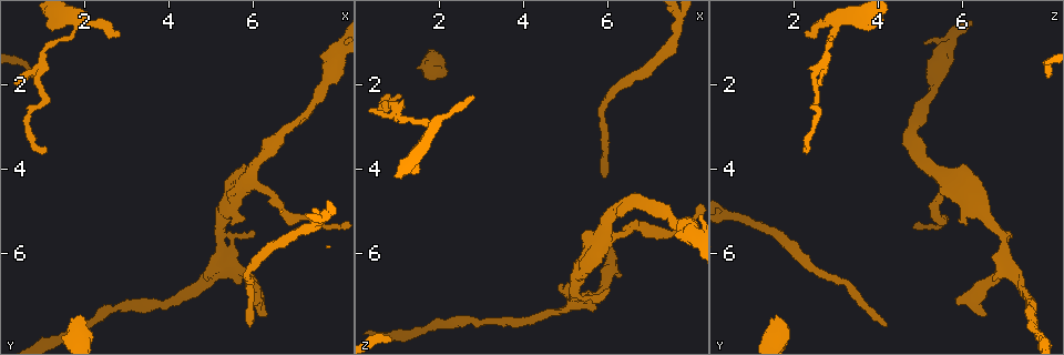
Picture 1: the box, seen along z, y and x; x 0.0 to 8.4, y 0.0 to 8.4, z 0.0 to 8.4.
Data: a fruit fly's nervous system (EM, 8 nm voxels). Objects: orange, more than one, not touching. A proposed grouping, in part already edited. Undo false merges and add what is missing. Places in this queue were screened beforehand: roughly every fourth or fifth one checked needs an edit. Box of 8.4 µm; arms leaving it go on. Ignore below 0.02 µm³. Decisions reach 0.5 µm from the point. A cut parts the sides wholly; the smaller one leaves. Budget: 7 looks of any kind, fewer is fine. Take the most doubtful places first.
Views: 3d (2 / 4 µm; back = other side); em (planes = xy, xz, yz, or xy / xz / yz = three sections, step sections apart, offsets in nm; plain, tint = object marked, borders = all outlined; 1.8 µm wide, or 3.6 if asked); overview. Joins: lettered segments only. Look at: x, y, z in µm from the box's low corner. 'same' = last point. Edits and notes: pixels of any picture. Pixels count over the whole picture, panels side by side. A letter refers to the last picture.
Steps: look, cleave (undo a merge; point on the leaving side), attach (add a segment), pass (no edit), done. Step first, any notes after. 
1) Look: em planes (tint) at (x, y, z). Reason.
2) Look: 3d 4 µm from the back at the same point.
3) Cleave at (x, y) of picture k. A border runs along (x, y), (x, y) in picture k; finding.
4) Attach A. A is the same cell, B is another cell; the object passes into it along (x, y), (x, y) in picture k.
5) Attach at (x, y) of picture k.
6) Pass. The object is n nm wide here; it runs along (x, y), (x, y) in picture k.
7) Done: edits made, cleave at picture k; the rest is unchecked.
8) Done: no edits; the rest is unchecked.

Look: em planes (borders) at (1.90, 7.45, 1.60). Thick end.

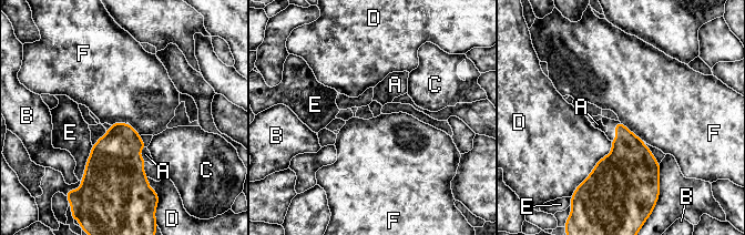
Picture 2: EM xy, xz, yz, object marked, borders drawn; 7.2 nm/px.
Attach A. A is the same cell, B, C, D, E and F are other cells; the object passes into it along (114, 179), (139, 154), (145, 154) in picture 2; the neuron continues.

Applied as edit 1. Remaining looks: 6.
Look: overview. See it whole again.

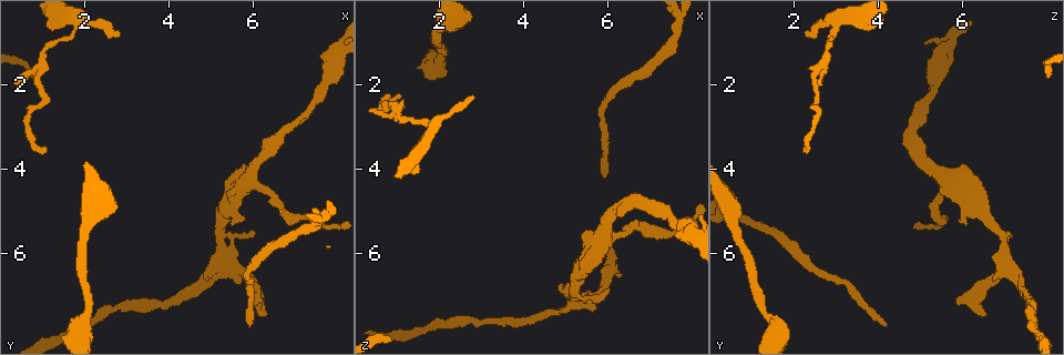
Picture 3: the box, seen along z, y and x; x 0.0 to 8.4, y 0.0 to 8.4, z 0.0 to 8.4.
Look: em planes (borders) at (2.80, 0.75, 2.25). Free end.

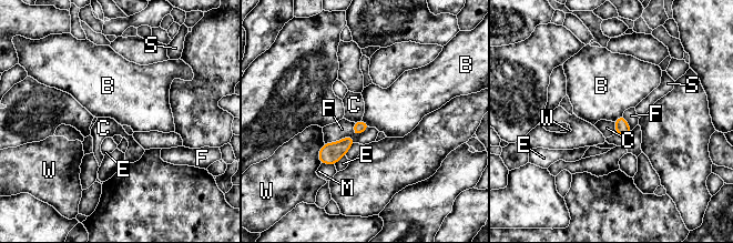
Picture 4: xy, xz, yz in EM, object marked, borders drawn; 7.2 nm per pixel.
Pass. The object is 90 nm wide here; B, C, E, F, M, S and W are other cells; a border runs along (622, 114), (614, 122) in picture 4; none of them fits.

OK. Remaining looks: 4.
Done: edits made, attach at picture 2; the rest is unchecked.

